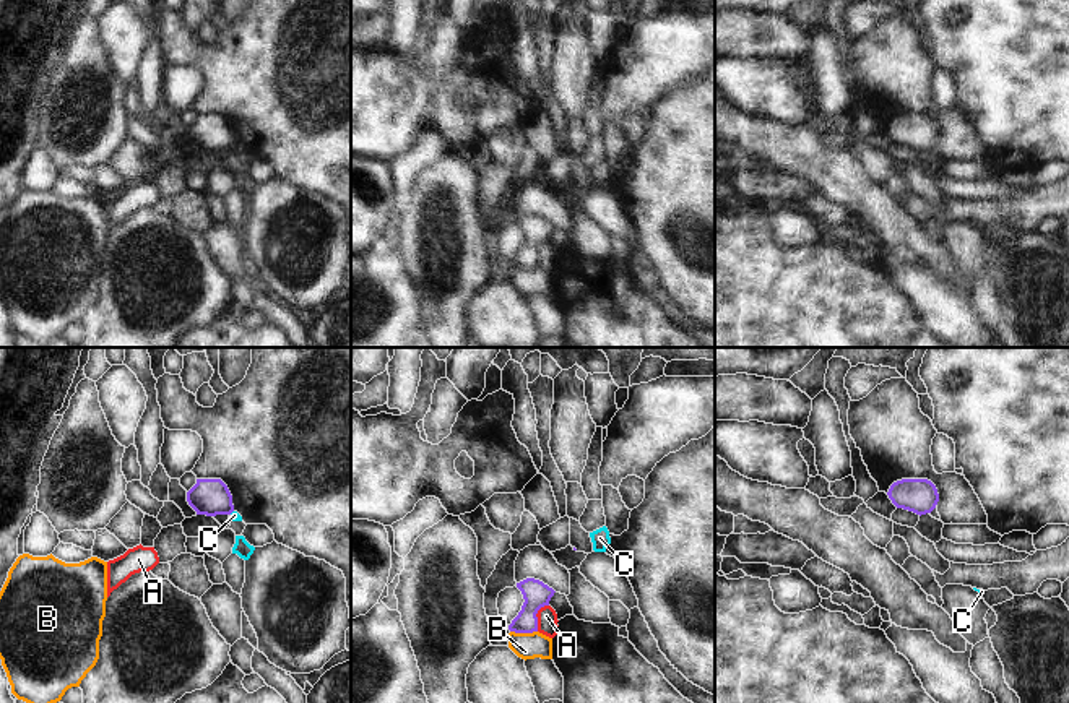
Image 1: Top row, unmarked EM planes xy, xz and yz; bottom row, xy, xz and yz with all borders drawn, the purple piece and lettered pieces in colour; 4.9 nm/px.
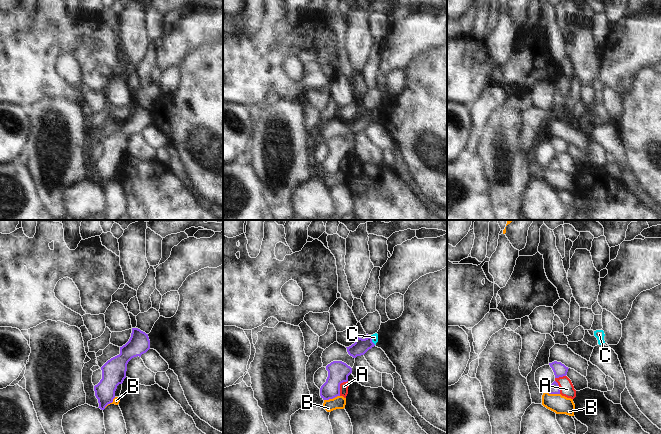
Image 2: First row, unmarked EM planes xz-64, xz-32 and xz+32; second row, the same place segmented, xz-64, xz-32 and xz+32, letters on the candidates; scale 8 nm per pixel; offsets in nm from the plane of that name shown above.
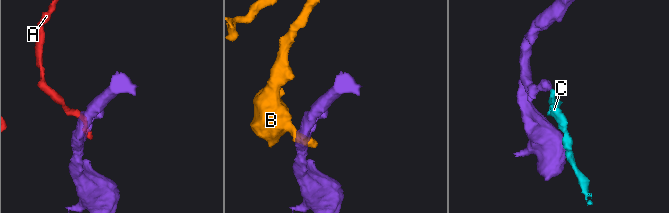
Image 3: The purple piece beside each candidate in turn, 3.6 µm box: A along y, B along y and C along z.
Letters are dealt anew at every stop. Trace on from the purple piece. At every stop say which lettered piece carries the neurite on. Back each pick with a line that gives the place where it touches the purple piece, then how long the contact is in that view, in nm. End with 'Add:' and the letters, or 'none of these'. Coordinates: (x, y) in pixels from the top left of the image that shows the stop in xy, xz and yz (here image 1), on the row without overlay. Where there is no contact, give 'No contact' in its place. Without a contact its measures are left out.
Add: none of these

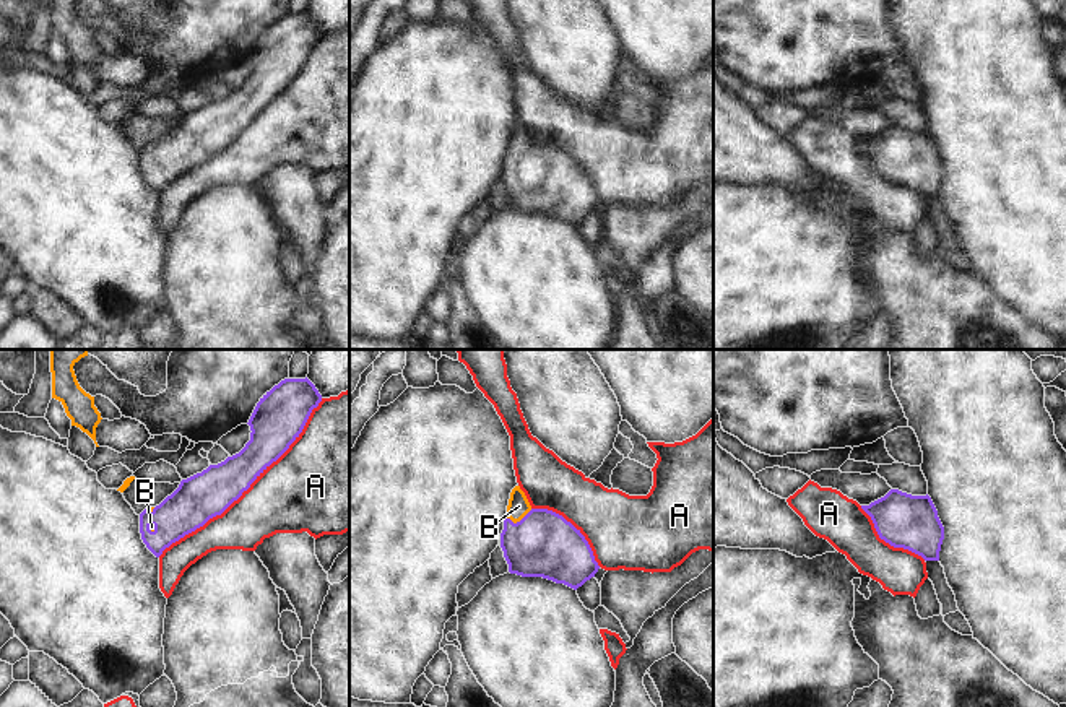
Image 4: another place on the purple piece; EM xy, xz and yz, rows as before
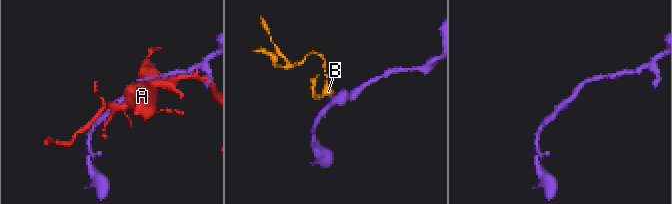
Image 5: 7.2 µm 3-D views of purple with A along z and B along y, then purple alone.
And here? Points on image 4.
B: Touches purple at xz (520, 156). Shared border 140 nm
Add: B

